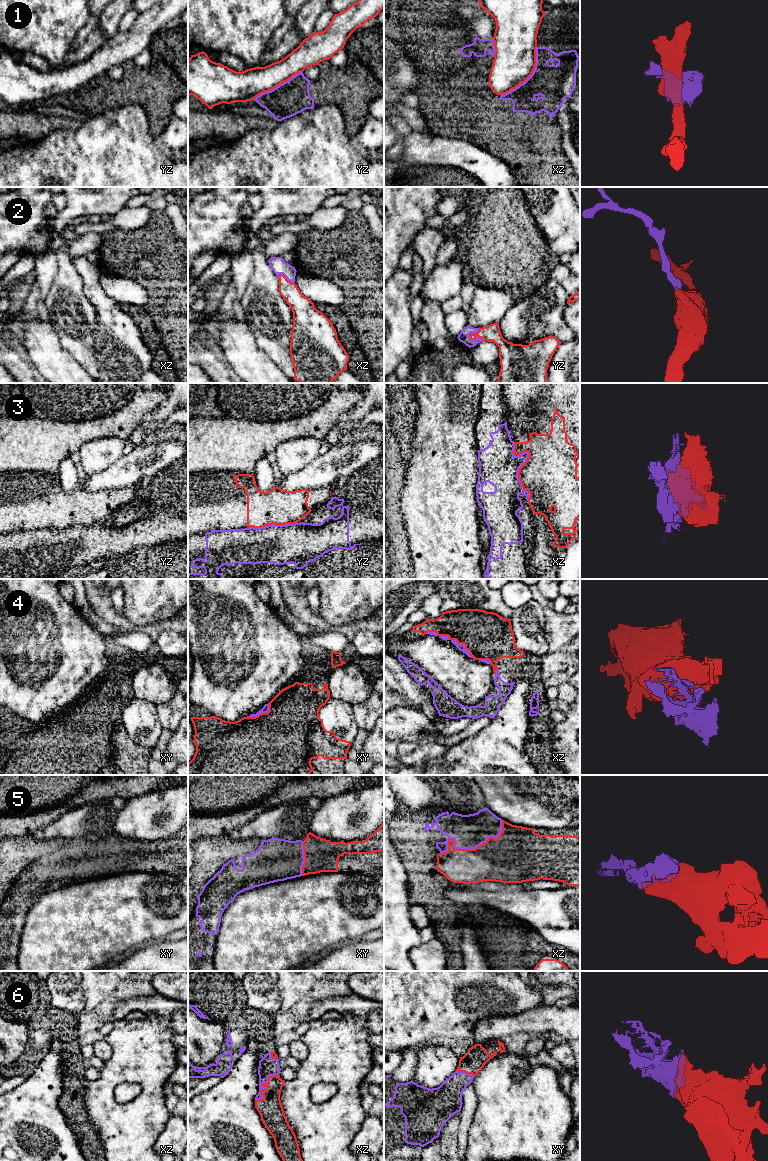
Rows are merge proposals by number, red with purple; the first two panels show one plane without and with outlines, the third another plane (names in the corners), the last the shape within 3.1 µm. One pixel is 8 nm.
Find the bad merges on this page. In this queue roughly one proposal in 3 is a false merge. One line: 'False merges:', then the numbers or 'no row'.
False merges: 1, 3

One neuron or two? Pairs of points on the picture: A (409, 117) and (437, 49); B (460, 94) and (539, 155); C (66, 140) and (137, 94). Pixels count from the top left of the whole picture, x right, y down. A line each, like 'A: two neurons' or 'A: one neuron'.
A: two neurons
B: one neuron
C: two neurons

